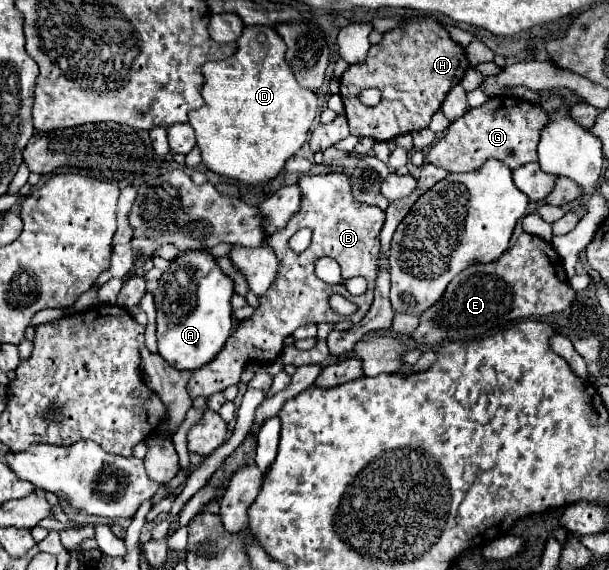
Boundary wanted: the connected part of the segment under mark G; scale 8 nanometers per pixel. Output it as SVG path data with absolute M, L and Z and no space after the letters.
M493 96L483 106L471 108L451 122L443 138L429 148L427 160L449 172L471 172L481 168L489 158L495 158L515 170L527 162L537 162L537 144L547 122L549 114L537 104L513 96Z

